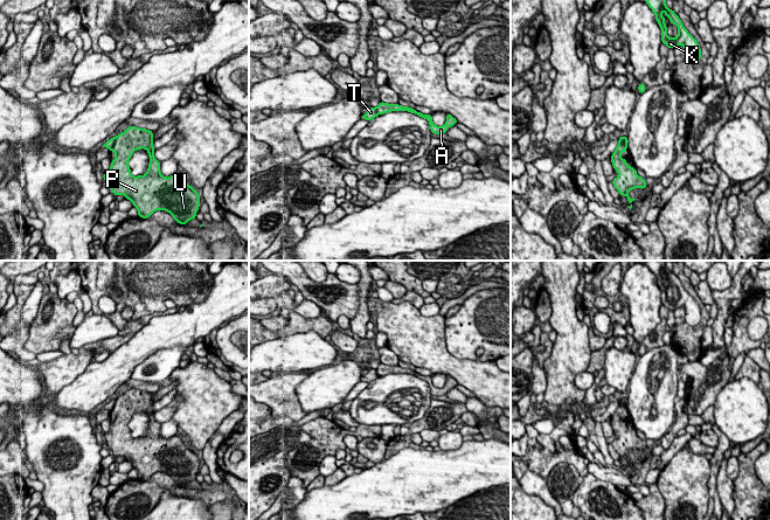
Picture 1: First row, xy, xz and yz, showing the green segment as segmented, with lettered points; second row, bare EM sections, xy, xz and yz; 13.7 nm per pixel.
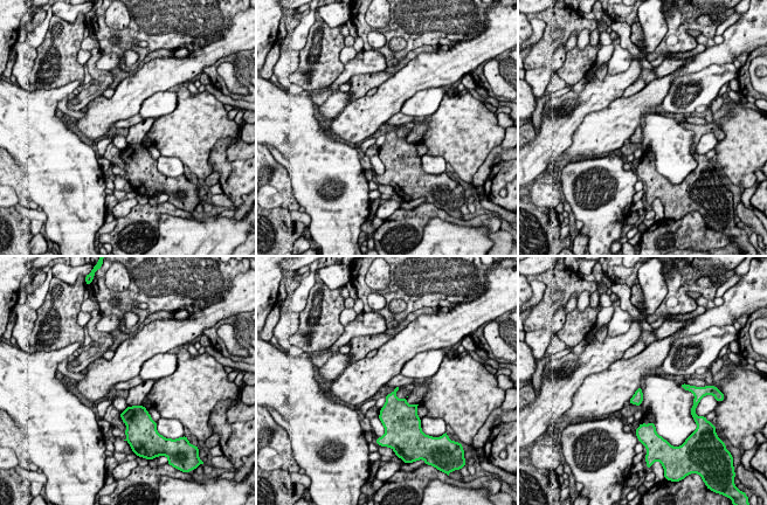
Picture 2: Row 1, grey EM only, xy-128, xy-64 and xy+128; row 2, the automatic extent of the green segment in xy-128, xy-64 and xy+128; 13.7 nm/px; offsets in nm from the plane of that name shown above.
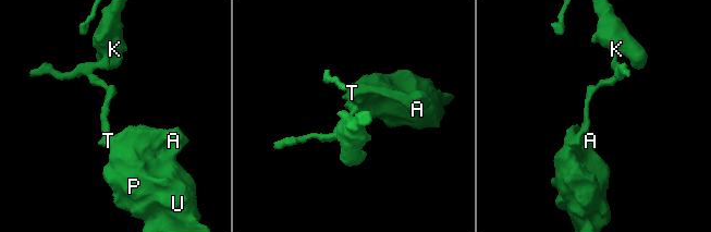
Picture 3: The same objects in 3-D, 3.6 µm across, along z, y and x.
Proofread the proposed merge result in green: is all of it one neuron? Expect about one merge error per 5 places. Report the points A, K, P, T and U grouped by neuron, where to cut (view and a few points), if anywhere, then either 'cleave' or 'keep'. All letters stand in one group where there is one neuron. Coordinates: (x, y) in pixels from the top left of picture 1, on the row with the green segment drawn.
A P U / K T | xy (116, 137), (110, 150) | cleave

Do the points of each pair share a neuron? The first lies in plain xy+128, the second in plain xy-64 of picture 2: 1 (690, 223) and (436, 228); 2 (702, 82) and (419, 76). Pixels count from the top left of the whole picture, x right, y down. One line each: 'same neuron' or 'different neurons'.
1: different neurons
2: different neurons

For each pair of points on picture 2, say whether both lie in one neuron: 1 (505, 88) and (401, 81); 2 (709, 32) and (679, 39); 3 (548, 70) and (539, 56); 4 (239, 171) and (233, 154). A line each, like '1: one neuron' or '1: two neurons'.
1: two neurons
2: one neuron
3: two neurons
4: two neurons

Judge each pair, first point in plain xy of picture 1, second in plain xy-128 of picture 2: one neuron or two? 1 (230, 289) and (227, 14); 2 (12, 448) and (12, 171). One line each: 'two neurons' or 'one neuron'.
1: two neurons
2: one neuron

